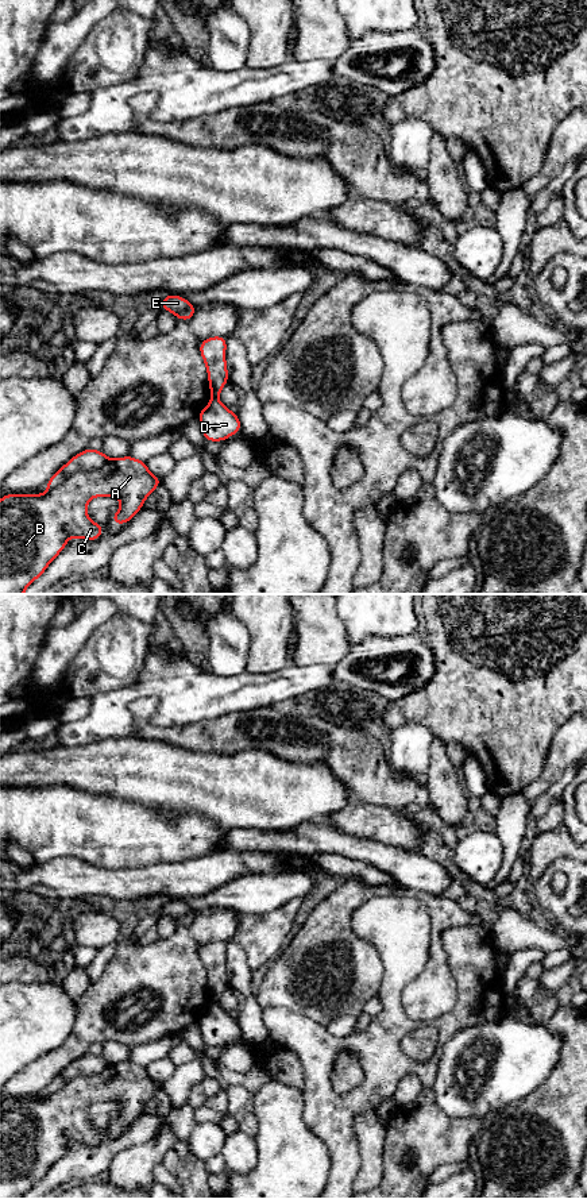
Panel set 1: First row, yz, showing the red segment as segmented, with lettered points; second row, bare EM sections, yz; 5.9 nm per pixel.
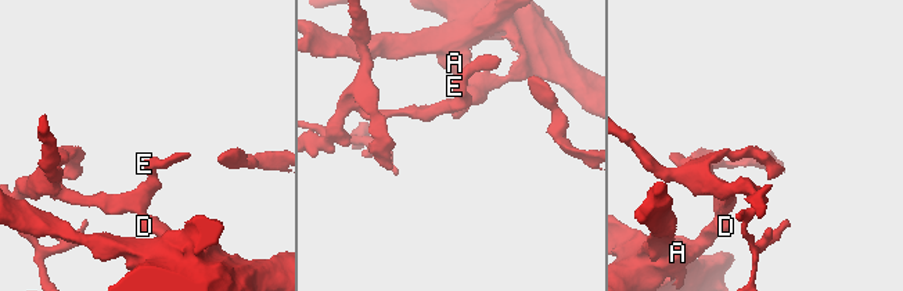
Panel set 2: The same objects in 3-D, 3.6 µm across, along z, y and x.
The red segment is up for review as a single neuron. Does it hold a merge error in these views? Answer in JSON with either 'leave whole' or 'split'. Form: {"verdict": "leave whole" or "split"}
{"verdict": "split"}

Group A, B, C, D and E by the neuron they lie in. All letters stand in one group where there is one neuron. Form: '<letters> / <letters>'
A B C D / E

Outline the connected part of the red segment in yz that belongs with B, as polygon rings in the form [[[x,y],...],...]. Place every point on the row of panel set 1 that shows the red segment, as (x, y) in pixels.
[[[128,455],[119,459],[108,459],[99,470],[76,471],[63,483],[49,487],[45,494],[5,494],[0,500],[0,594],[23,594],[27,586],[39,578],[53,559],[61,554],[70,537],[94,541],[105,532],[100,524],[93,523],[86,514],[90,498],[117,497],[121,501],[121,506],[112,516],[111,523],[123,525],[142,510],[144,500],[159,485],[162,485],[162,479],[148,471],[146,462]]]

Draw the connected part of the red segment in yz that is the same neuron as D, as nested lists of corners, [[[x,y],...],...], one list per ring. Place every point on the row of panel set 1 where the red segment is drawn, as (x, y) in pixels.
[[[212,400],[200,413],[198,420],[204,439],[224,442],[242,431],[239,416],[224,406],[219,400]]]

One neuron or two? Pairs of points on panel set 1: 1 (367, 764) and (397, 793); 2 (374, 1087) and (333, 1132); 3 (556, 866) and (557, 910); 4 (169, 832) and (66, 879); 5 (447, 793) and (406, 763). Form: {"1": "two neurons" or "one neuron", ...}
{"1": "one neuron", "2": "one neuron", "3": "one neuron", "4": "two neurons", "5": "two neurons"}

